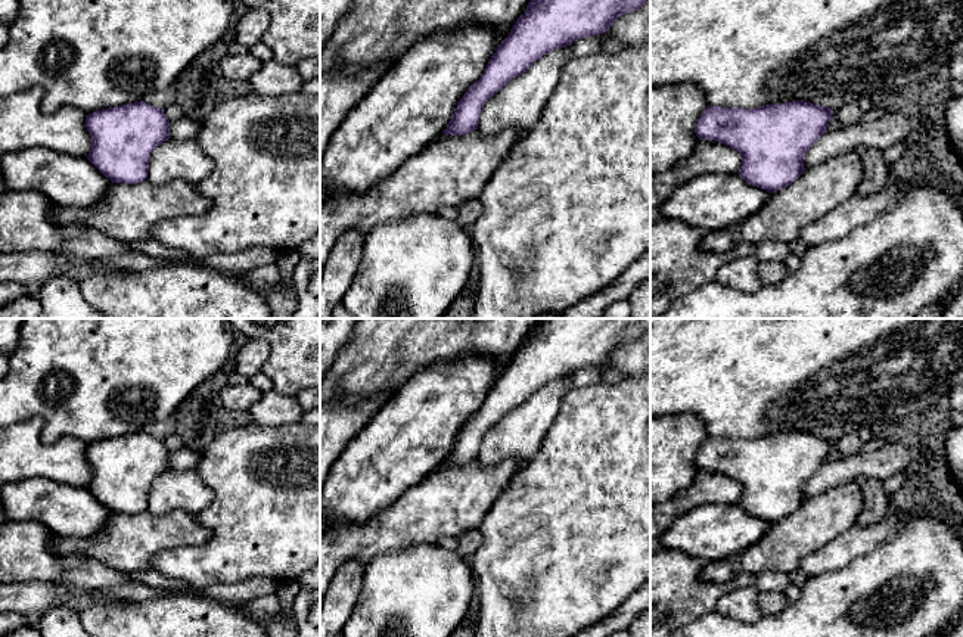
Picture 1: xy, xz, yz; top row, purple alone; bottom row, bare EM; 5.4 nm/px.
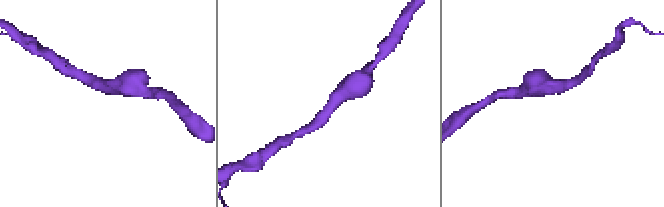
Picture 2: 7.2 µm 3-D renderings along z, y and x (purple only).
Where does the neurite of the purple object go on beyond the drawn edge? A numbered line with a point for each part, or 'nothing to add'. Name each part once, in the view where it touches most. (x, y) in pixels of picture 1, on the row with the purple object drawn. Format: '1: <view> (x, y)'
nothing to add

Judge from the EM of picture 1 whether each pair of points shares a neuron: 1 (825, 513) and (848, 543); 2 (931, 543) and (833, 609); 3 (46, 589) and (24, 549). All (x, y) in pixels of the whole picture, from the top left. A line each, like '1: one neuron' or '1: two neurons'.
1: two neurons
2: one neuron
3: two neurons

